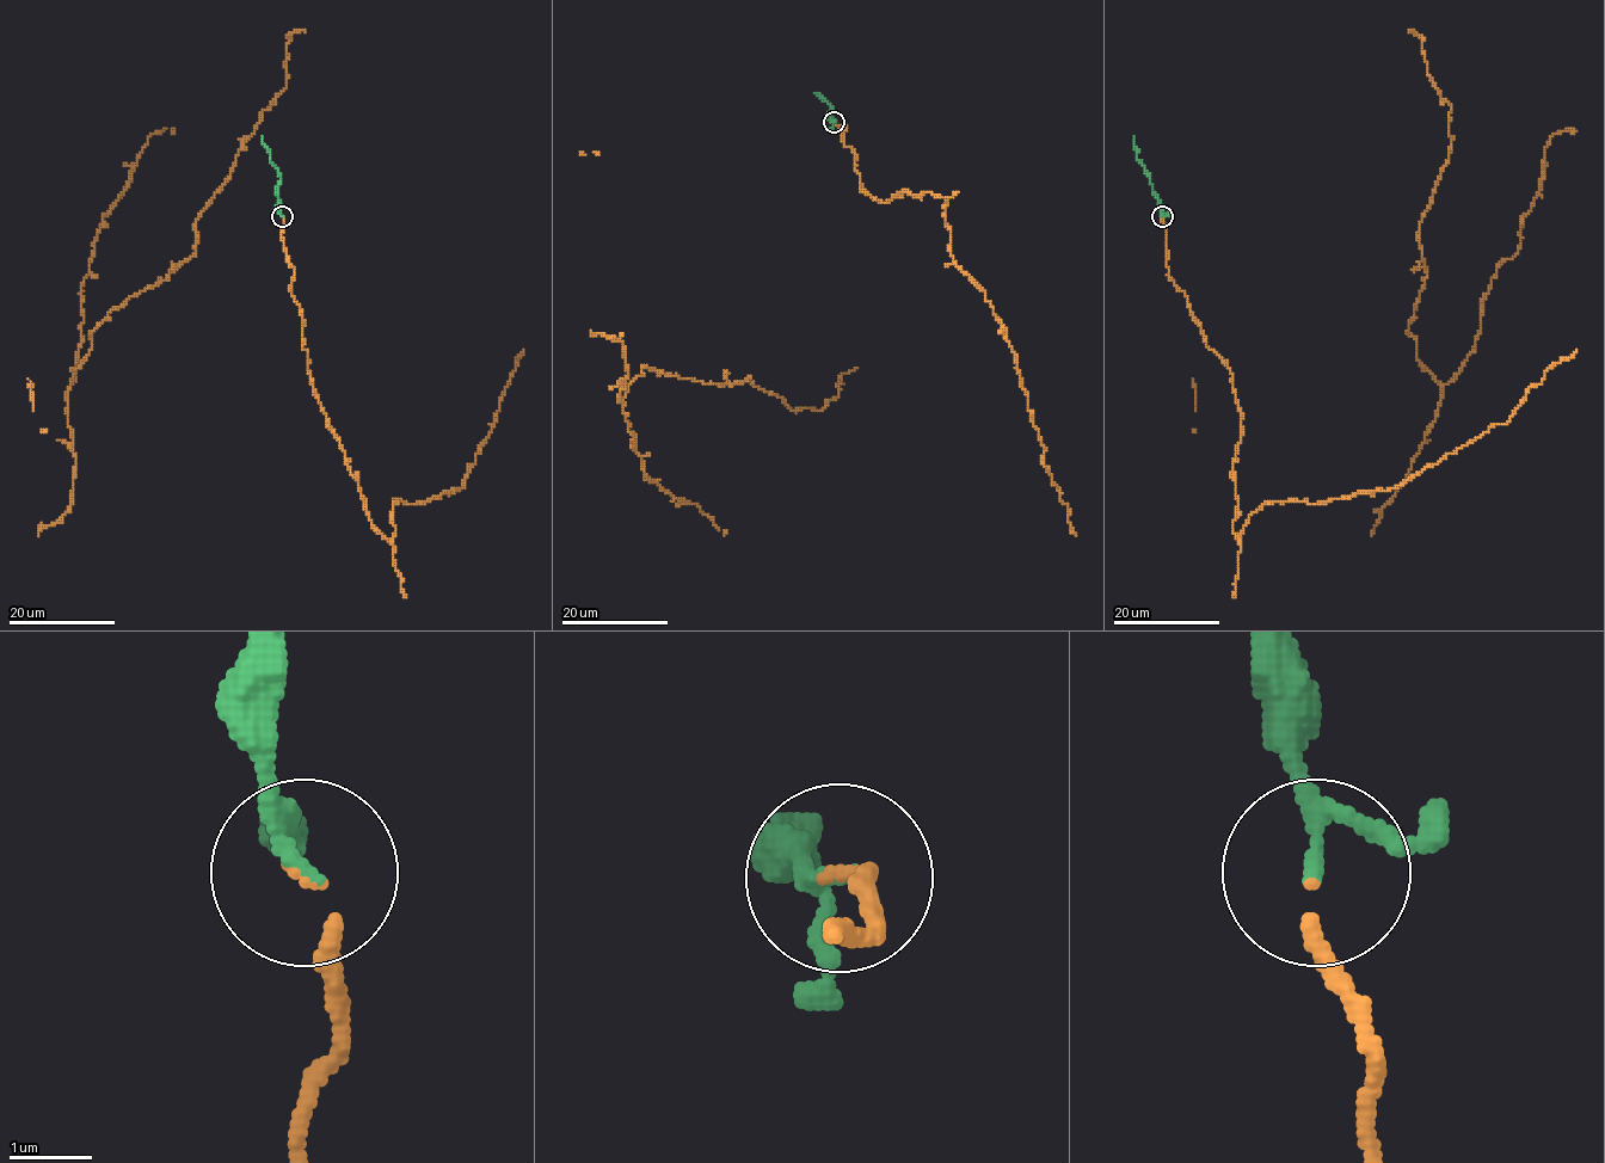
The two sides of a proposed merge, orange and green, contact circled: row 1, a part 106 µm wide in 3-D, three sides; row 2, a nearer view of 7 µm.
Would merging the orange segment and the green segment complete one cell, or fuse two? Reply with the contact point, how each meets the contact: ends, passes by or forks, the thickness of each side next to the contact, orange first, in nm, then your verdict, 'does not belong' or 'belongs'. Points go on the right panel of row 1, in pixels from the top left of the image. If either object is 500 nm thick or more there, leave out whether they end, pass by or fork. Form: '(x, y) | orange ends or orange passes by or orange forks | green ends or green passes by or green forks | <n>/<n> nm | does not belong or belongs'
(1162, 216) | orange ends | green passes by | 90/150 nm | belongs

